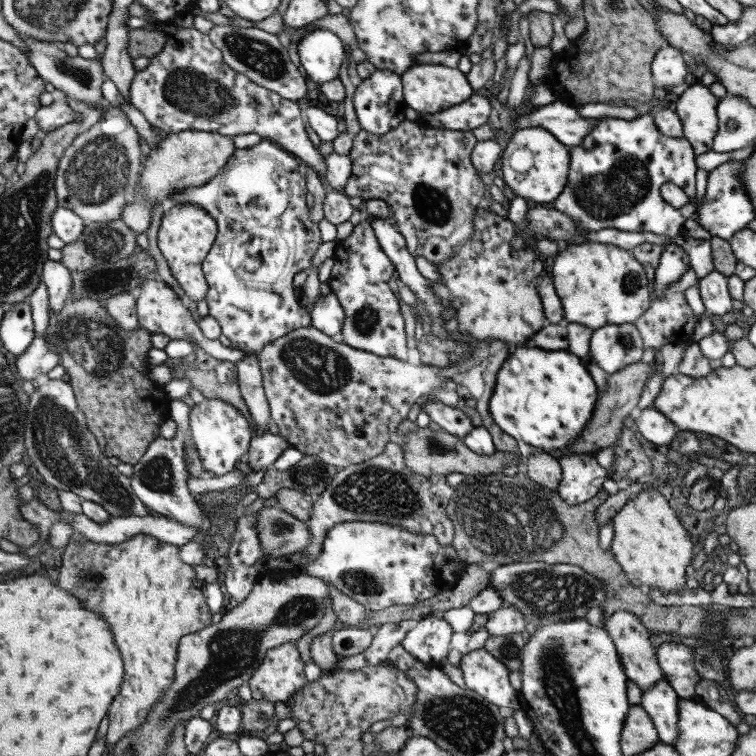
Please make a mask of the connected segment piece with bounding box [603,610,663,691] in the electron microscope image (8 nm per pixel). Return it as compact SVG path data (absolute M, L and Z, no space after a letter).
M617 610L603 622L603 628L614 645L623 674L633 681L641 691L649 690L657 680L663 679L663 671L657 664L655 650L649 643L650 633L641 622L629 612Z

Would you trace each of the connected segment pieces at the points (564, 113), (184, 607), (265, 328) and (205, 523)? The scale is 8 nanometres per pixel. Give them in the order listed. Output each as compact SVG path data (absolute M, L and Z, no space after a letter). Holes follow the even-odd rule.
M555 101L538 107L531 114L519 115L511 122L516 130L523 128L543 128L566 147L581 144L583 138L596 124L595 119L581 118L576 112L577 106ZM517 122L517 123L514 123Z
M74 532L64 548L61 565L59 567L61 572L59 572L59 578L57 578L57 586L59 586L61 590L69 592L71 596L75 596L75 600L81 604L81 608L99 614L99 616L109 624L109 630L111 630L111 634L113 634L113 643L122 660L123 680L119 692L117 692L117 696L113 696L113 704L111 704L111 708L109 708L109 718L107 718L107 720L109 720L109 728L107 728L107 736L105 736L105 748L107 748L107 750L111 750L113 744L115 744L121 736L133 734L135 730L139 729L147 722L148 713L152 710L151 706L153 706L153 704L163 696L163 692L173 684L173 676L175 676L175 673L173 673L173 664L175 664L175 659L178 656L180 639L183 636L189 635L191 632L197 632L197 630L201 630L201 628L211 625L212 615L210 614L209 608L206 606L202 595L205 584L197 580L193 571L193 566L179 560L177 551L179 551L178 546L165 544L165 542L161 542L161 540L153 538L153 536L143 533L135 534L135 536L129 537L122 543L96 544L93 541L87 540L87 538L81 538L79 534Z
M267 139L244 150L234 150L229 162L229 174L219 172L209 183L185 187L169 195L168 204L195 204L203 208L216 222L216 236L210 255L201 267L207 292L208 315L213 316L231 346L248 354L256 354L269 342L297 328L309 326L309 310L299 304L300 289L293 287L293 276L311 266L311 258L320 245L318 224L311 222L305 203L305 179L298 174L293 157Z
M179 399L169 400L168 408L169 418L178 425L175 435L169 440L161 436L155 437L149 443L141 458L132 466L133 474L129 476L130 487L145 507L158 512L161 517L187 524L187 526L195 526L198 535L196 539L201 540L200 536L207 534L211 522L199 509L197 499L187 491L187 471L182 456L182 445L185 438L190 436L188 425L190 408Z

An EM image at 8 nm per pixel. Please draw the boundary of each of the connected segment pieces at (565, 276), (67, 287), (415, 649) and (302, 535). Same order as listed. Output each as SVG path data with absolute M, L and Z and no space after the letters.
M588 242L569 245L555 255L549 276L567 322L579 322L595 330L610 324L633 323L647 310L648 280L630 251L612 244Z
M45 260L41 264L40 281L47 287L47 298L53 314L57 316L71 291L71 272L59 261Z
M435 613L414 623L406 632L400 646L426 666L437 664L446 658L450 650L452 630L449 624Z
M263 507L255 512L255 529L261 553L270 557L301 551L311 540L307 525L279 507Z

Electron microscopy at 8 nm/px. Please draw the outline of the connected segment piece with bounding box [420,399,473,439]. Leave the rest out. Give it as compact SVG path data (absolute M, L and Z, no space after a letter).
M433 399L425 401L420 411L425 412L430 420L438 424L443 431L459 439L463 438L473 427L469 418L460 409L433 401Z

